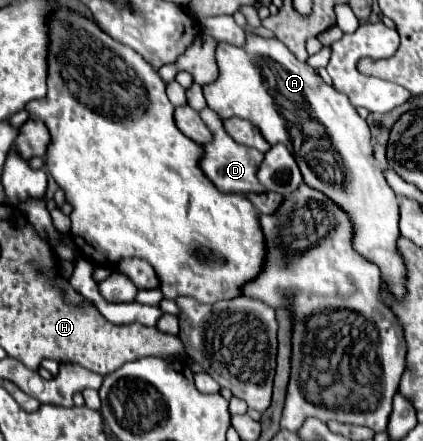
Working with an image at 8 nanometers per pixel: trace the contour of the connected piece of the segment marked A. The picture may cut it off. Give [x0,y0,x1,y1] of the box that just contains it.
[203,35,407,301]

